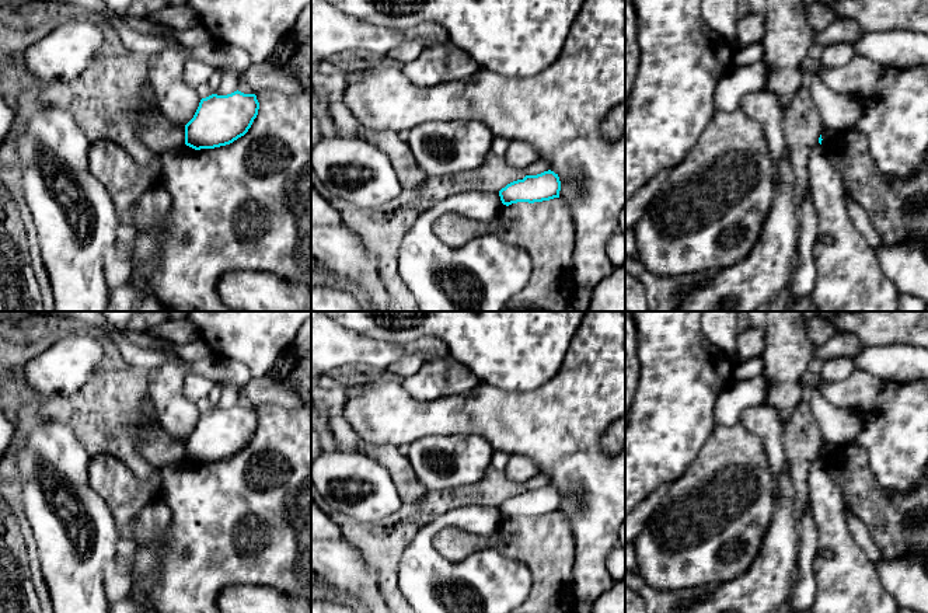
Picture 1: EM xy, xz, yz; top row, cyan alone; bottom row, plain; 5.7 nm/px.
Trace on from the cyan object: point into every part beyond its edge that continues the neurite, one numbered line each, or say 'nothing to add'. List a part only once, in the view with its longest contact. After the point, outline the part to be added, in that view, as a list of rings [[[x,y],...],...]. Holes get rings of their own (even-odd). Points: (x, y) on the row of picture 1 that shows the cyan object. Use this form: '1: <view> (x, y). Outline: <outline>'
nothing to add

